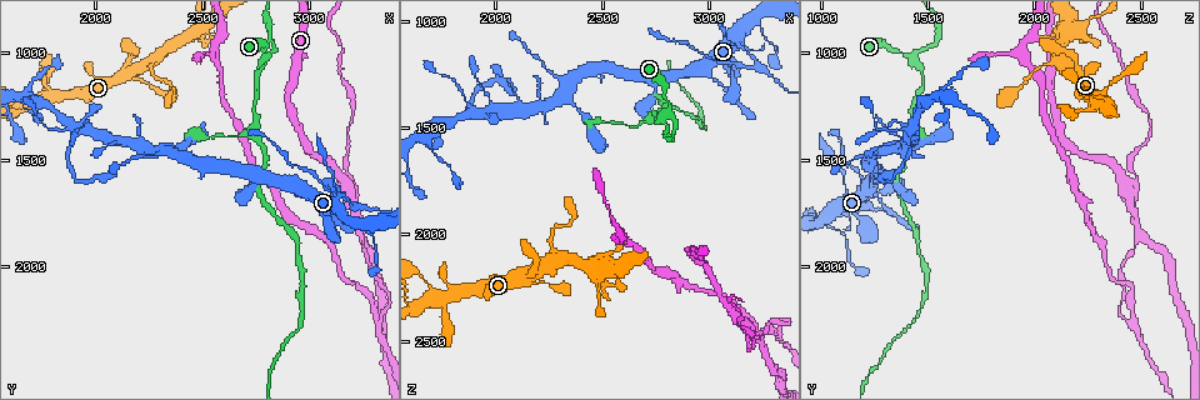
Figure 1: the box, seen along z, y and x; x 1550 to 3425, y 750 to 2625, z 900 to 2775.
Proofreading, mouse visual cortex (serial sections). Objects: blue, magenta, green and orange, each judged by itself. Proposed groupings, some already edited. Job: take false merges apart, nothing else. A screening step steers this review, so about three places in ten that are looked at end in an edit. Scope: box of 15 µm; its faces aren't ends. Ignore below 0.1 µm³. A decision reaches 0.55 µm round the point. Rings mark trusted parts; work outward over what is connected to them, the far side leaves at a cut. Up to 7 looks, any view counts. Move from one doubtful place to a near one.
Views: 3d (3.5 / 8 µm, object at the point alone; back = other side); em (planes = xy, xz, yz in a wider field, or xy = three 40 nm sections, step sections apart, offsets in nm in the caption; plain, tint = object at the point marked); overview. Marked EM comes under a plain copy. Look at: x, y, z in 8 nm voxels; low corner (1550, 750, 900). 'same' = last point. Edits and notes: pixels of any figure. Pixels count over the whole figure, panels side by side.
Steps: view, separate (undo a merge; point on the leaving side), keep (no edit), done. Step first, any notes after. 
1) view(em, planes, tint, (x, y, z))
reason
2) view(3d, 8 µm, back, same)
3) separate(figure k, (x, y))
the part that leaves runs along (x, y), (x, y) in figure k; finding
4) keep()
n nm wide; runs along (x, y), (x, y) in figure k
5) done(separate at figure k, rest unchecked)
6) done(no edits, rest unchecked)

view(3d, 3.5 µm, (1910, 1360, 1420))
small branch off a trunk

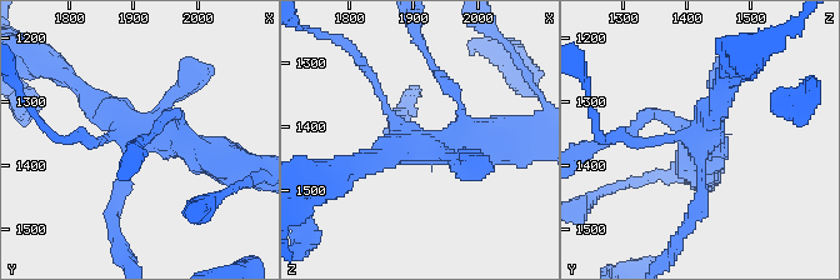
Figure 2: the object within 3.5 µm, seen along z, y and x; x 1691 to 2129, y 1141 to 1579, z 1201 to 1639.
view(em, xy, step 2, tint, (1910, 1345, 1435))

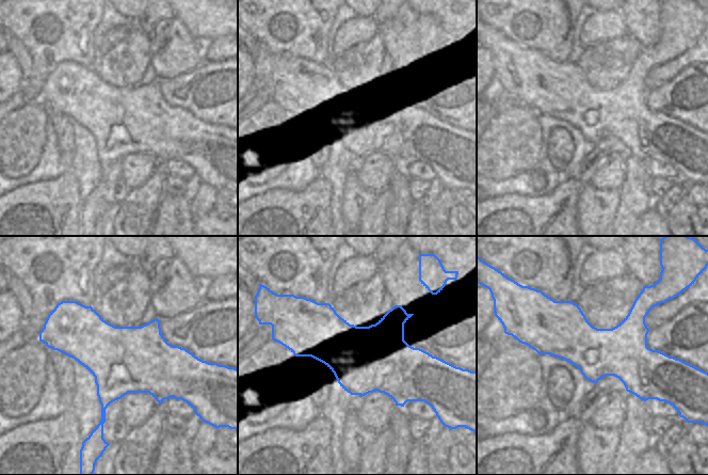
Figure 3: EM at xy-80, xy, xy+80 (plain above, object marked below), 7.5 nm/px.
keep()
runs along (528, 341), (665, 365) in figure 3; one cell here

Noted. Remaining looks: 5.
view(3d, 3.5 µm, (1760, 1210, 2300))
thin neck

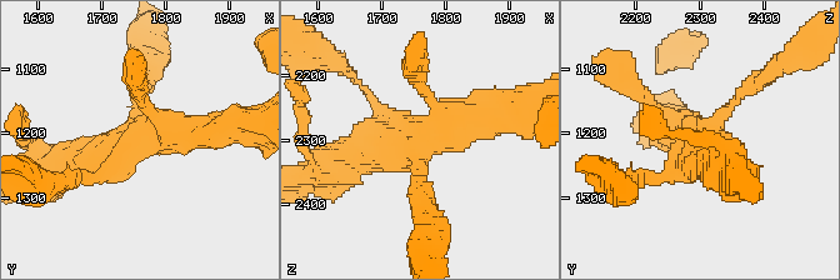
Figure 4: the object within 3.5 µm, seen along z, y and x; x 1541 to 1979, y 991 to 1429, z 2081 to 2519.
view(em, planes, tint, (1755, 1210, 2295))
need the tissue

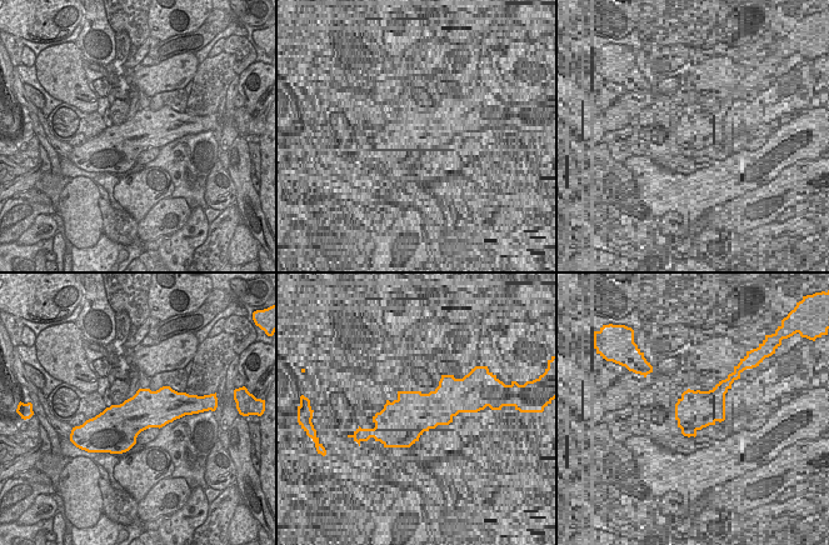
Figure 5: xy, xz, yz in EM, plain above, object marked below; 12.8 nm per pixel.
keep()
runs along (498, 115), (345, 158) in figure 4; one cell here

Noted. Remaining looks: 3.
view(em, planes, tint, (2820, 1030, 1410))
three arms meet

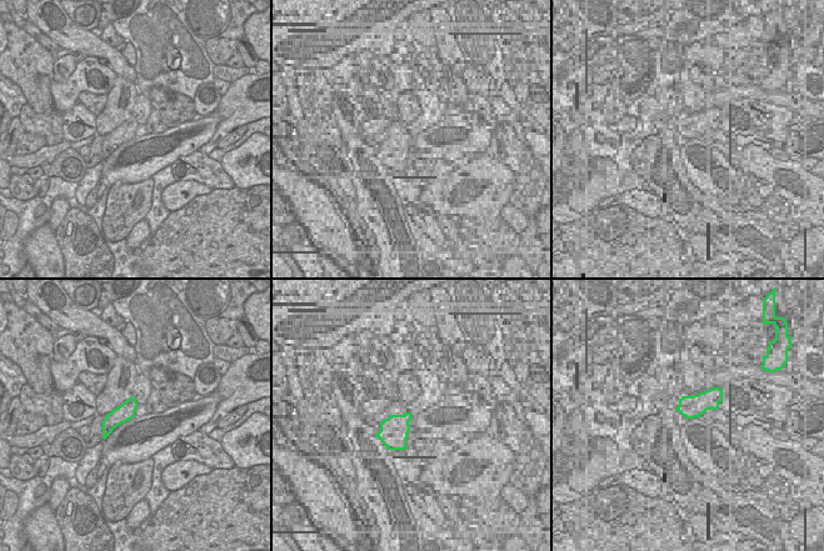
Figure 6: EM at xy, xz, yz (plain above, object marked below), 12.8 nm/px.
view(3d, 3.5 µm, same)
wider look

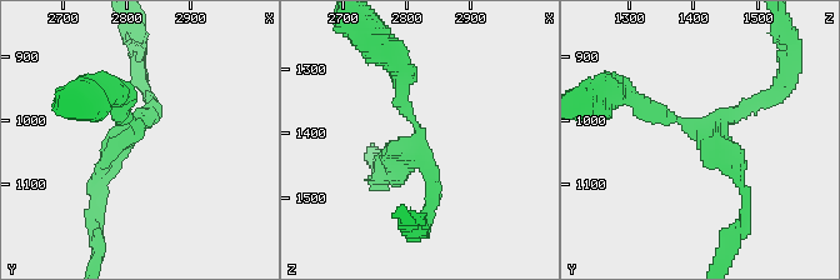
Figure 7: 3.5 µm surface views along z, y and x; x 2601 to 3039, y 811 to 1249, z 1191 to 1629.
keep()
220 nm wide; runs along (638, 100), (720, 135), (743, 185) in figure 7; continuous, no second cell

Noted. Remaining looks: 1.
done(no edits, rest unchecked)

